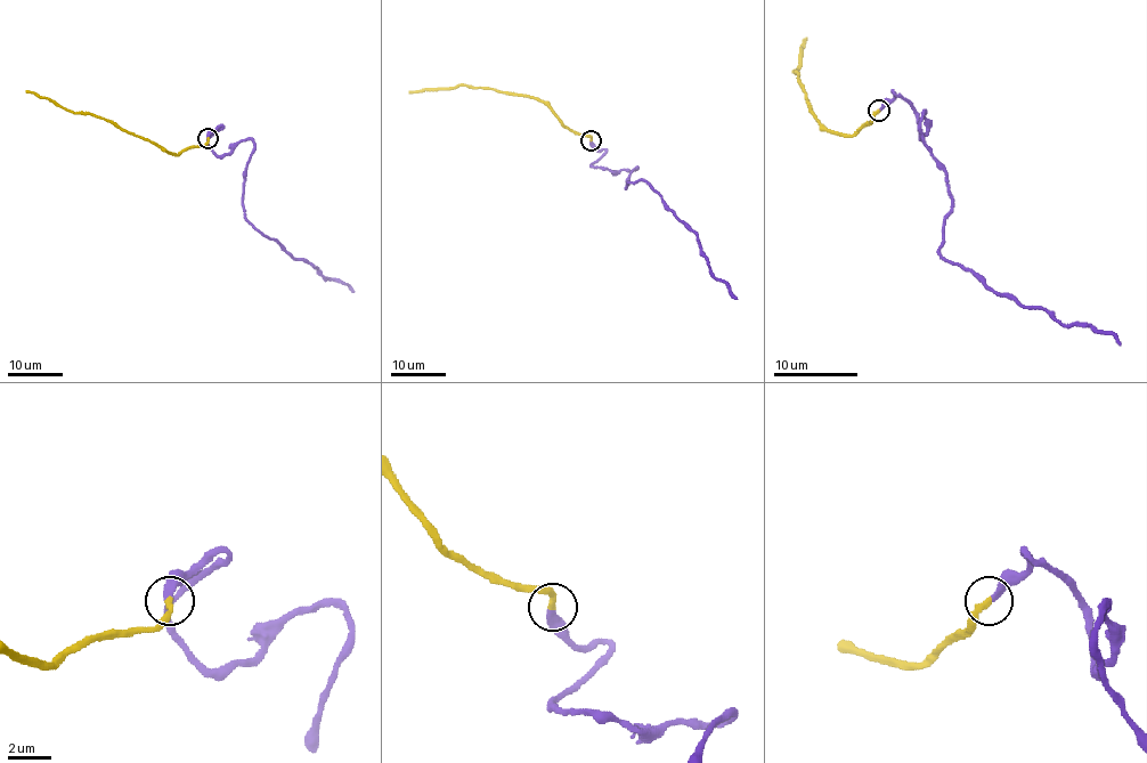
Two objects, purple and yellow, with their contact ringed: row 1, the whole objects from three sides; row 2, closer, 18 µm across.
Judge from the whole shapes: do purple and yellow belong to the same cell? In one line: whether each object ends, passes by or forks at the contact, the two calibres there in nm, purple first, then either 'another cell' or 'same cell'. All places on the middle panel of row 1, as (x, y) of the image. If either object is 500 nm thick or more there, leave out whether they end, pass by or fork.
purple ends there; yellow ends there; 340 nm thick on the purple side, 280 nm on the other; same cell

